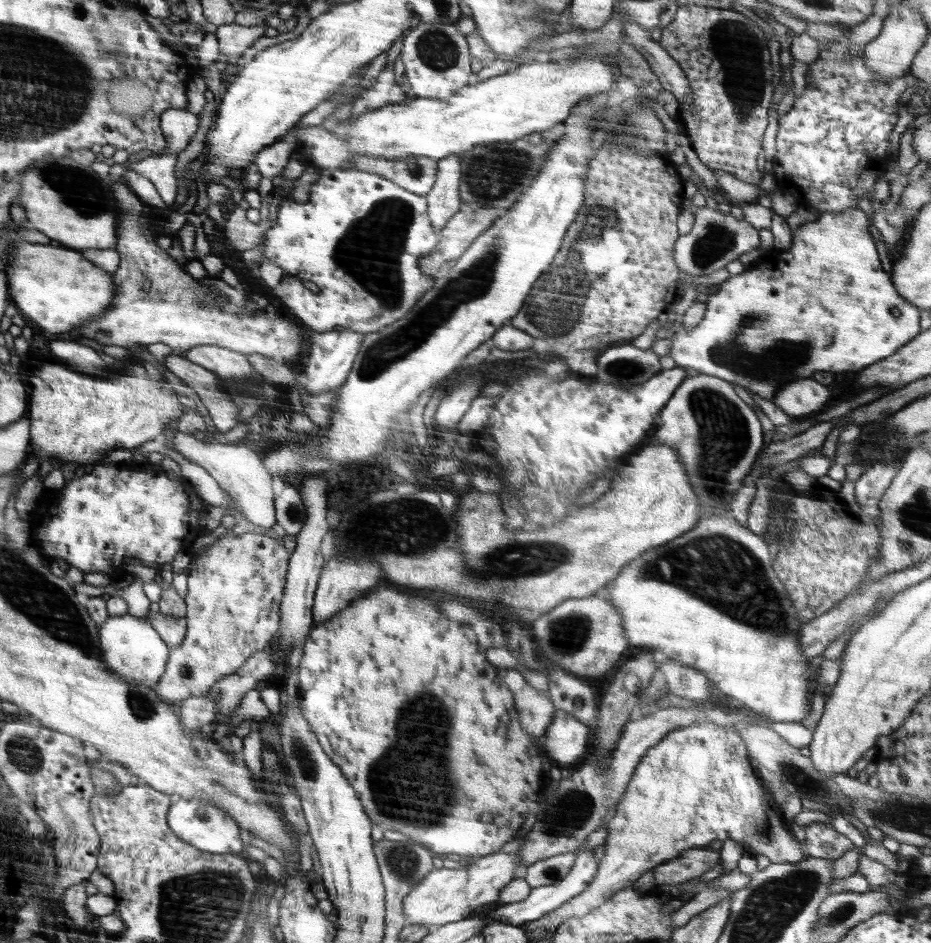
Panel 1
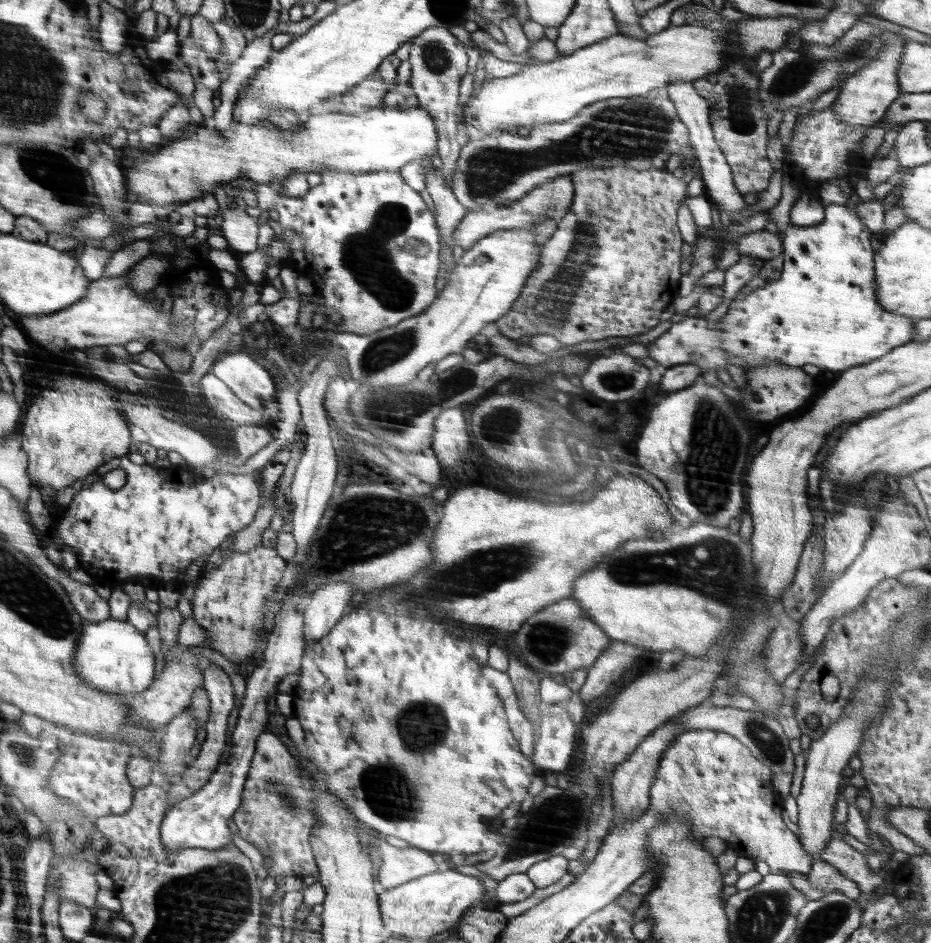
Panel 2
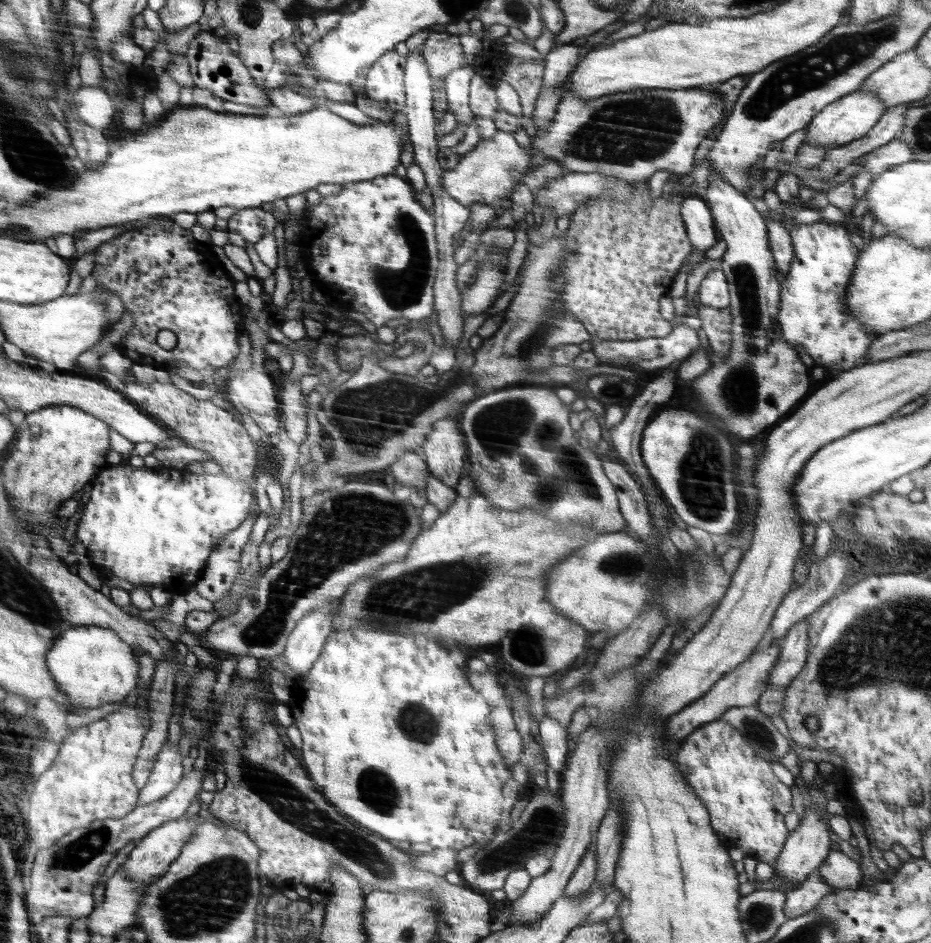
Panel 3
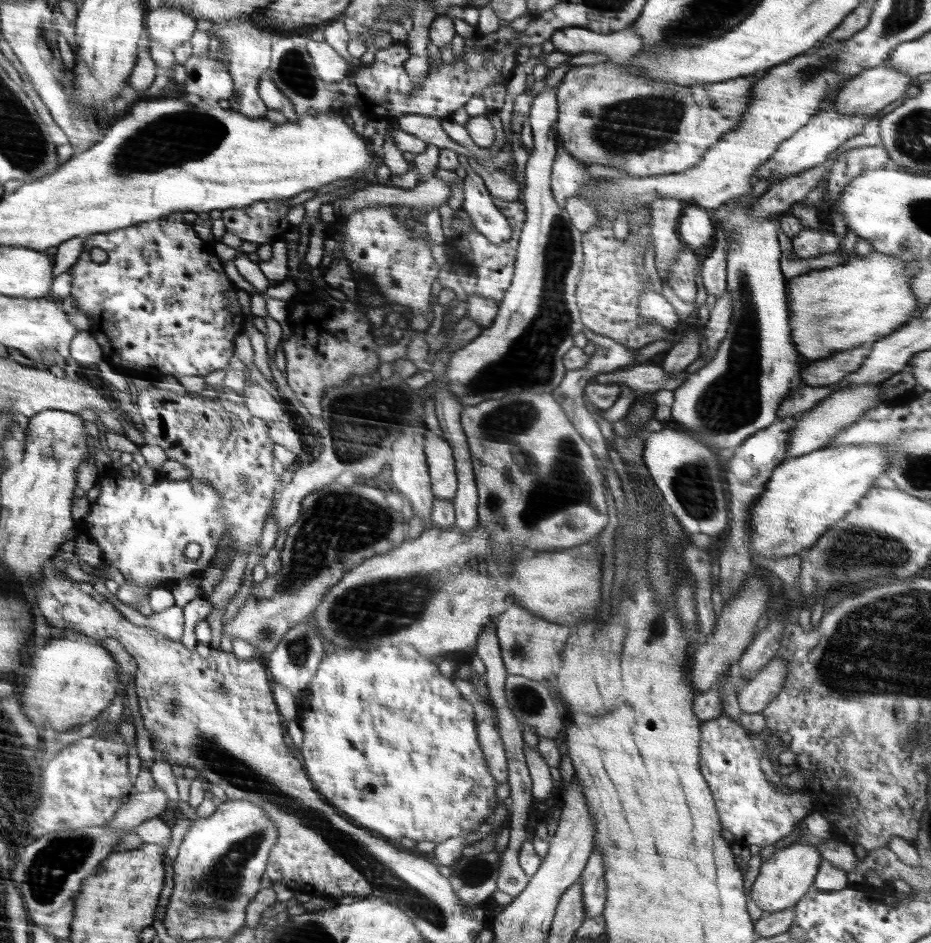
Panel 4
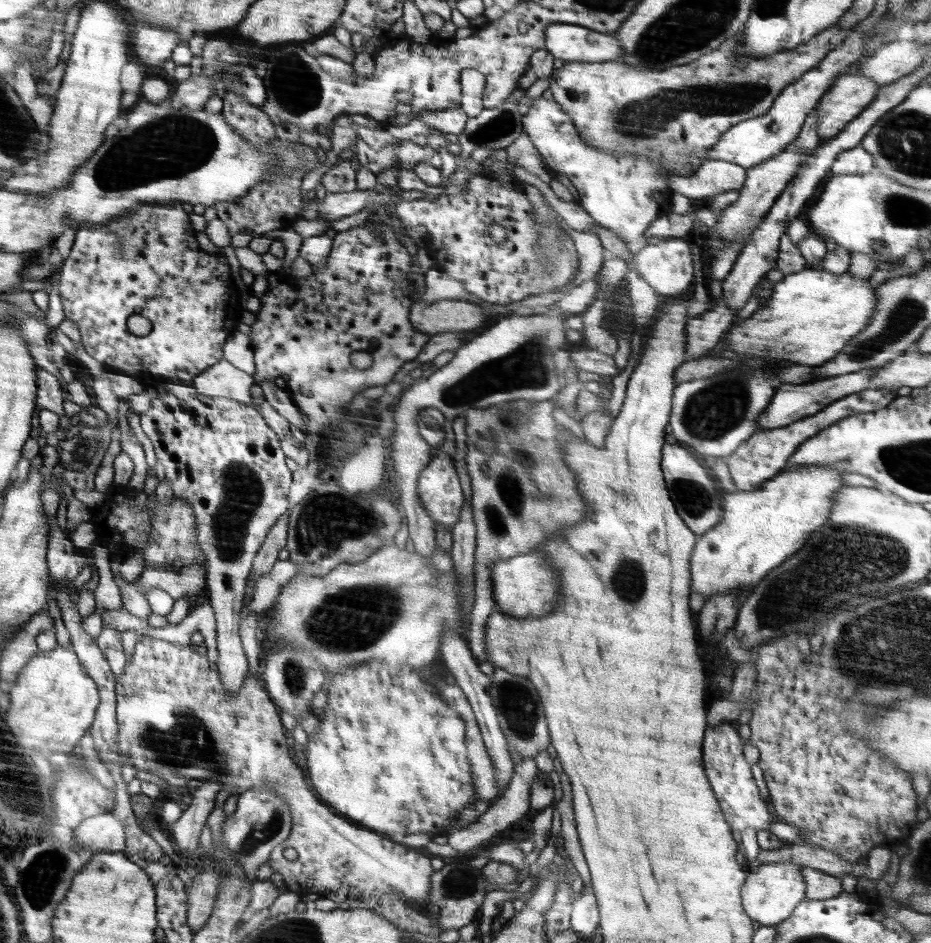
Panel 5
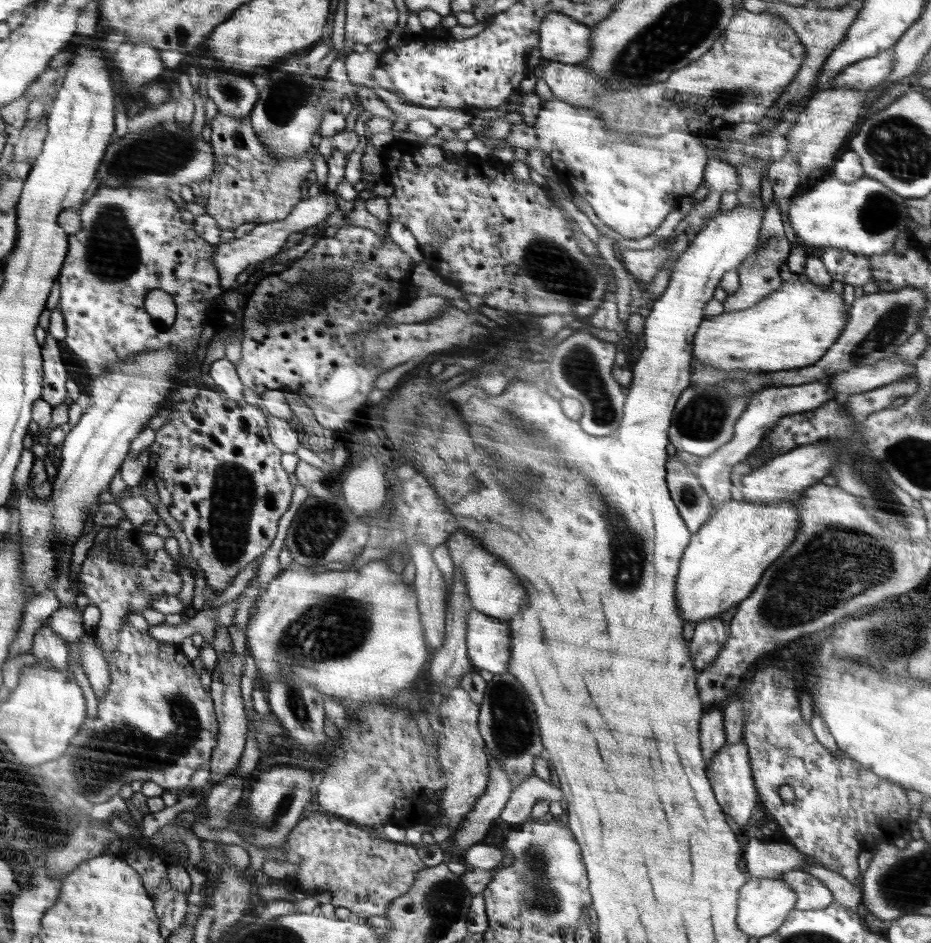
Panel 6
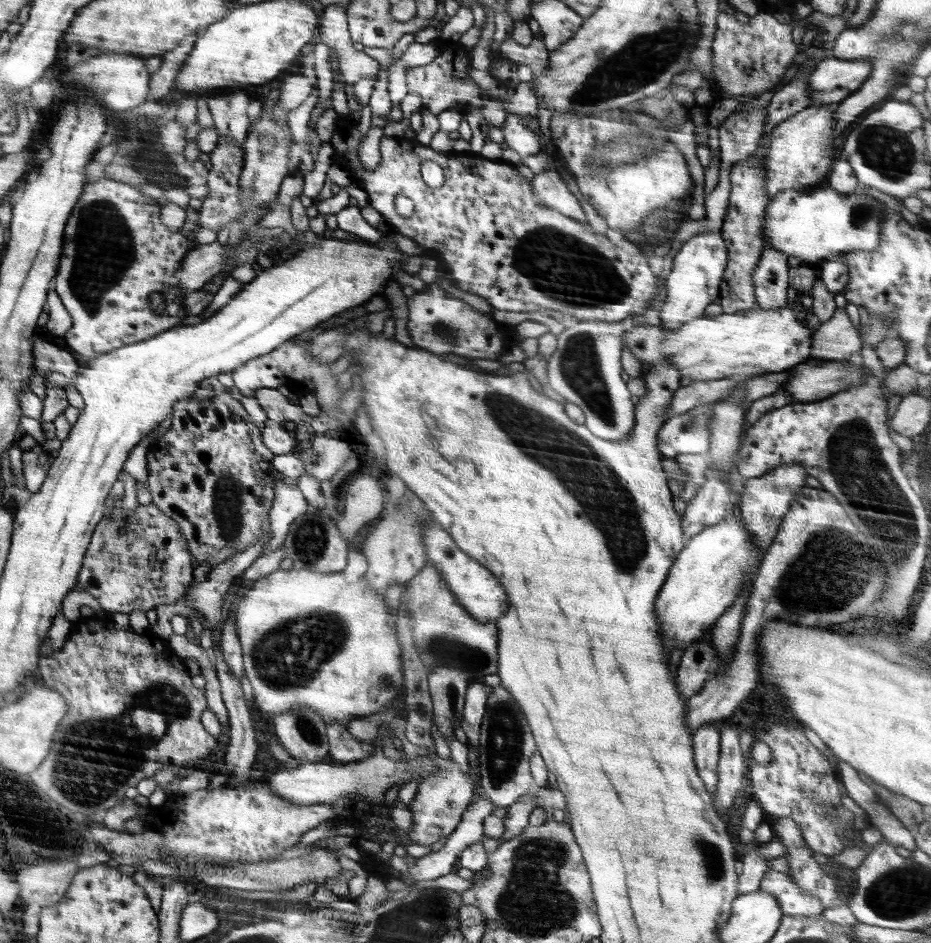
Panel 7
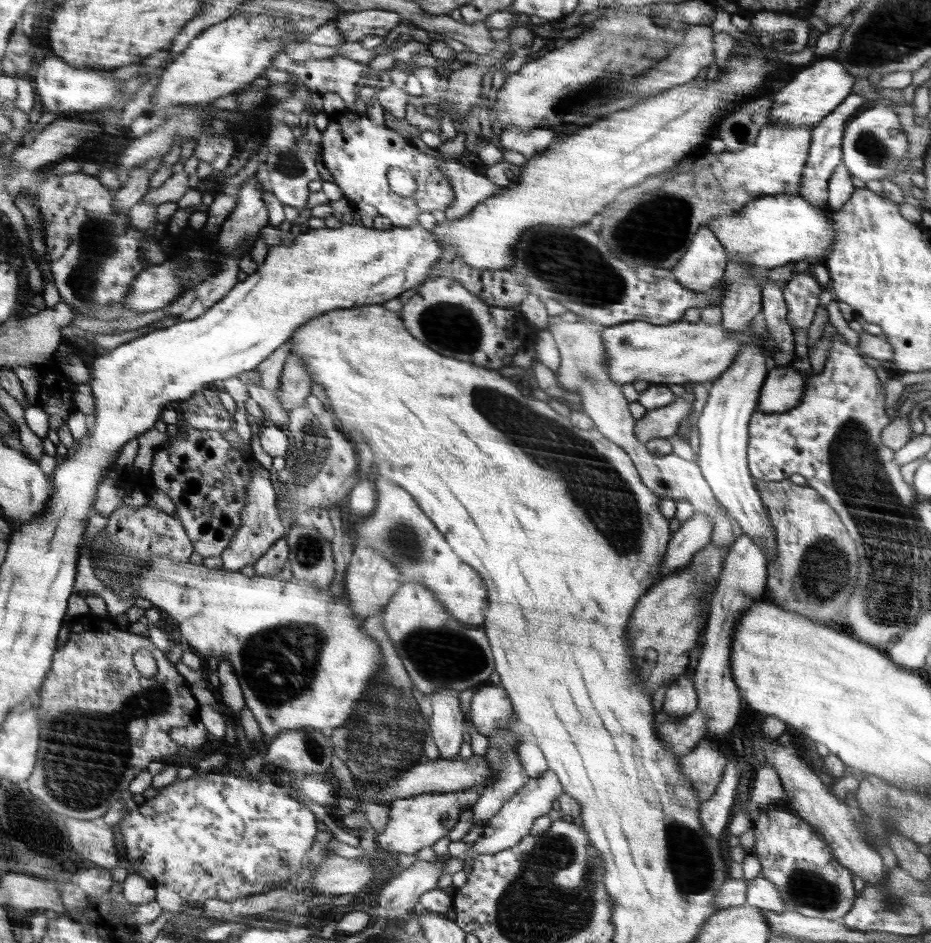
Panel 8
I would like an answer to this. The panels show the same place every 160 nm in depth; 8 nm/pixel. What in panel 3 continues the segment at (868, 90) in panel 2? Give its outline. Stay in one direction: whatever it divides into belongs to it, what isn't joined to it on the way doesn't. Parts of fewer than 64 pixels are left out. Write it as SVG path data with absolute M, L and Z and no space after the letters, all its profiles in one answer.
M860 86L856 91L835 100L825 106L818 114L815 114L807 126L808 130L803 142L808 146L814 146L814 148L827 149L848 144L866 136L885 111L885 104L882 104L874 93L864 91Z

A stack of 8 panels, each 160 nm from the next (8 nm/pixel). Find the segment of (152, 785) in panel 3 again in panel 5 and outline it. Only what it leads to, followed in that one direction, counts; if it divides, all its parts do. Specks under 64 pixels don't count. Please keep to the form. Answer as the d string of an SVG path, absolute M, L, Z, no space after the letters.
M112 812L87 818L69 834L77 844L83 844L96 853L122 851L125 847L123 824Z

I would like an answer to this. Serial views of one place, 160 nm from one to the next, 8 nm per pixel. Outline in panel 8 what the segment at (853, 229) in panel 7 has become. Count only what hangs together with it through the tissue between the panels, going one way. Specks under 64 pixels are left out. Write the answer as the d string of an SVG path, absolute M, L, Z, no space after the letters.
M799 194L765 195L744 205L730 215L713 218L707 225L724 247L728 260L735 260L741 266L754 266L758 271L807 260L812 264L823 262L828 256L836 238L833 210L815 208Z

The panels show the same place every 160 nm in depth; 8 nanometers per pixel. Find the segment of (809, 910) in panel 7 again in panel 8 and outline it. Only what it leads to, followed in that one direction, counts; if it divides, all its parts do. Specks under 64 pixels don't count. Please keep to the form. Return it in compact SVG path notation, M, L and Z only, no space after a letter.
M762 875L749 879L746 887L746 905L760 907L764 912L788 912L786 903L780 898L777 886Z

